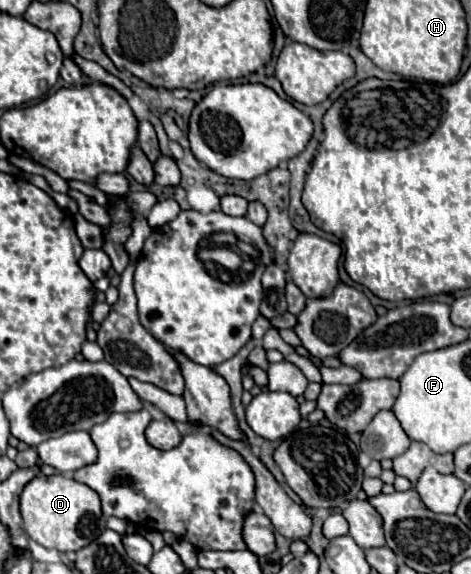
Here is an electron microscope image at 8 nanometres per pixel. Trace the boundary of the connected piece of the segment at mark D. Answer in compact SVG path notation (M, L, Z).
M37 476L21 492L21 516L27 534L45 548L55 548L59 552L79 550L91 544L107 526L101 512L101 502L95 490L81 484L69 476Z

